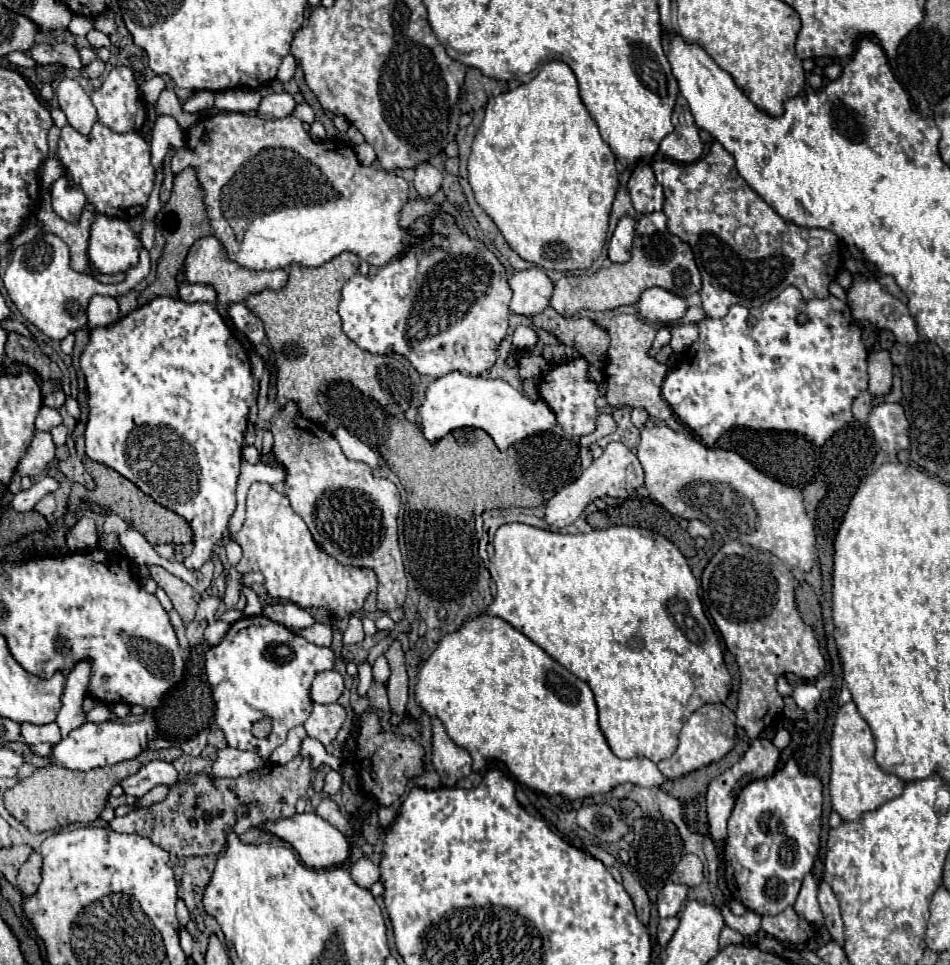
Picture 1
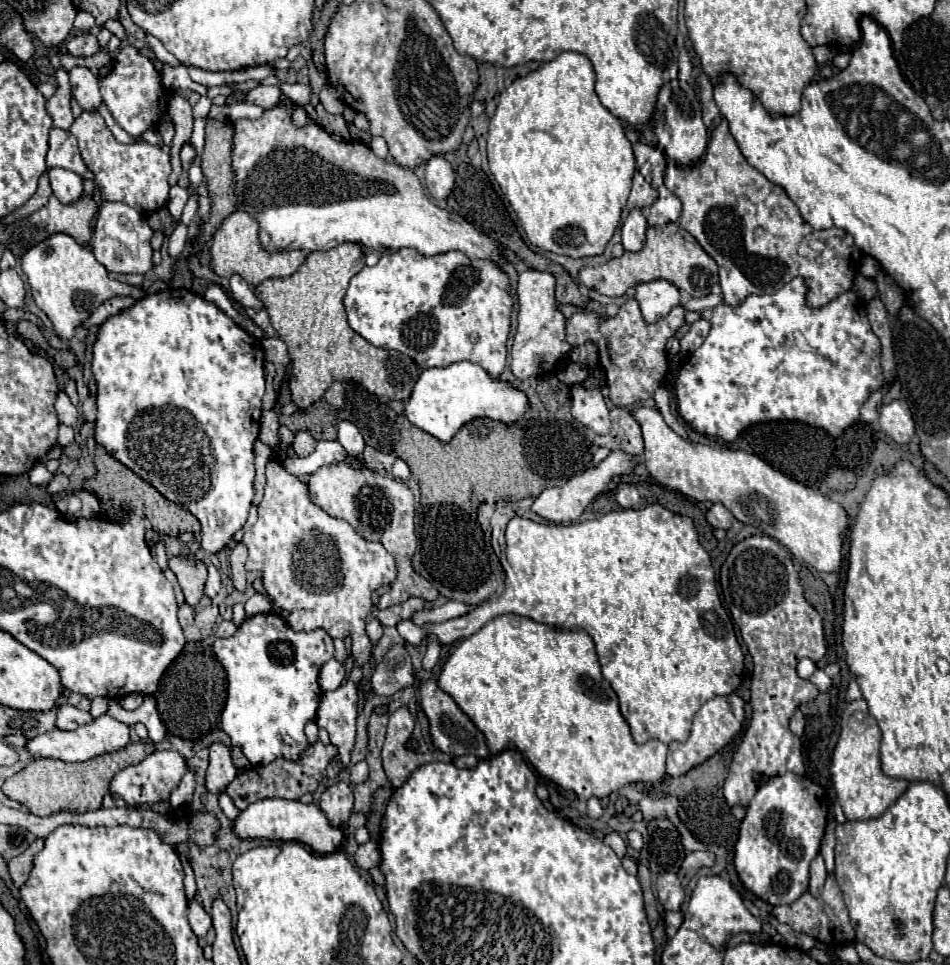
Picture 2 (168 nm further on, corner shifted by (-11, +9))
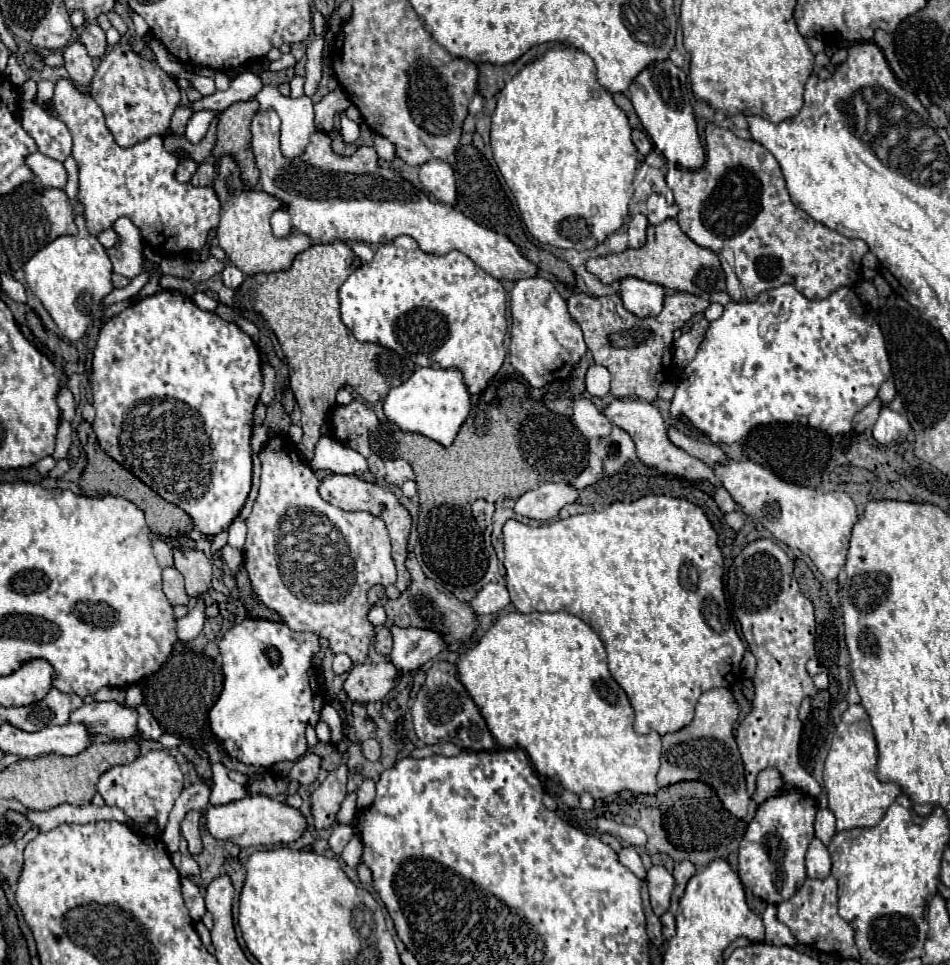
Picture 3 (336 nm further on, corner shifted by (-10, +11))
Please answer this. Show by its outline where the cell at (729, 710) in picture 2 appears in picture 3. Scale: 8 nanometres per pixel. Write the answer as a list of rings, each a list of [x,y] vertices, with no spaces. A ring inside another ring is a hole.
[[[727,688],[707,690],[695,708],[695,718],[679,732],[663,736],[661,770],[657,774],[659,786],[669,786],[681,780],[701,780],[717,790],[725,808],[737,818],[747,816],[749,794],[745,790],[743,764],[733,738],[733,724],[739,718],[739,706]]]

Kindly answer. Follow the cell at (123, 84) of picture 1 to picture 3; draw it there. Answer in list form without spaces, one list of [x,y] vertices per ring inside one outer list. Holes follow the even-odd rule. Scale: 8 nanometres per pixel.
[[[115,44],[101,58],[89,94],[101,106],[107,128],[113,132],[115,142],[123,148],[143,142],[153,134],[169,134],[171,114],[181,100],[175,80],[165,74],[157,62],[143,60],[139,54],[135,54],[129,44]]]

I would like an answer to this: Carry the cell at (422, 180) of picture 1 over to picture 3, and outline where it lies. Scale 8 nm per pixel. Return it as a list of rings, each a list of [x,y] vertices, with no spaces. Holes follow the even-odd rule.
[[[429,160],[419,170],[419,180],[429,194],[433,194],[443,204],[455,204],[455,174],[453,168],[443,160]]]

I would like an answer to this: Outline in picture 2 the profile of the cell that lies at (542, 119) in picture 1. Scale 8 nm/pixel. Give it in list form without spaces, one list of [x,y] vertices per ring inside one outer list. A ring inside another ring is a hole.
[[[562,52],[558,58],[546,62],[542,68],[526,74],[524,78],[514,80],[498,98],[498,108],[496,114],[490,120],[490,130],[488,130],[488,162],[490,162],[490,172],[496,176],[504,196],[510,200],[514,212],[518,214],[518,220],[528,236],[528,240],[548,252],[554,254],[566,254],[570,258],[584,258],[584,256],[598,256],[604,252],[608,240],[612,238],[618,222],[620,222],[620,214],[622,208],[626,206],[628,194],[630,194],[630,186],[632,186],[632,176],[636,170],[636,162],[634,162],[634,154],[632,154],[632,144],[624,134],[622,122],[600,104],[600,98],[594,92],[594,82],[596,82],[596,72],[594,66],[590,62],[588,56],[578,54],[578,52]]]

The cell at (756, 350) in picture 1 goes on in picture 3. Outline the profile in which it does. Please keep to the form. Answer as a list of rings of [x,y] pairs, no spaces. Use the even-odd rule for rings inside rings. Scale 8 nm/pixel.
[[[783,284],[779,288],[761,292],[753,302],[733,302],[731,300],[725,306],[721,318],[717,318],[715,322],[709,324],[709,328],[705,332],[705,338],[703,338],[703,342],[701,342],[701,346],[697,350],[697,356],[685,366],[685,370],[681,374],[681,380],[679,380],[677,390],[675,390],[675,396],[671,400],[671,414],[673,414],[673,418],[681,418],[681,414],[683,414],[697,430],[707,434],[713,444],[735,444],[735,442],[741,442],[749,434],[749,430],[753,426],[771,424],[771,422],[801,422],[801,424],[809,424],[813,428],[819,428],[819,430],[835,436],[835,434],[851,432],[853,416],[877,396],[879,386],[889,378],[889,374],[891,374],[891,366],[889,366],[889,356],[887,356],[887,350],[885,350],[885,340],[883,340],[883,334],[879,330],[879,324],[877,324],[873,312],[861,302],[861,298],[857,296],[857,292],[853,288],[839,288],[825,300],[807,300],[805,296],[801,296],[795,290],[795,286]],[[769,314],[775,320],[765,326],[763,320]]]

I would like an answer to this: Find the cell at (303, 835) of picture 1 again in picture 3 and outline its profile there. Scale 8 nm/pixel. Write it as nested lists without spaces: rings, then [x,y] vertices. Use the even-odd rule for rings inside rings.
[[[249,794],[243,800],[235,800],[225,806],[209,806],[205,816],[207,816],[207,830],[211,832],[213,838],[229,840],[241,848],[295,842],[307,832],[309,826],[299,808],[293,808],[285,802],[261,794],[253,794],[253,796]]]

